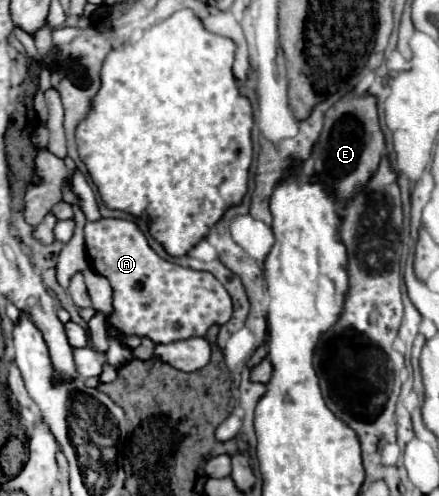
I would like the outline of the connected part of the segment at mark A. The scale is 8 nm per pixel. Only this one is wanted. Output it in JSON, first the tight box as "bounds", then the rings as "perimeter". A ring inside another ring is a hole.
{"bounds":[85,219,233,343],"perimeter":[[[99,219],[85,225],[85,245],[91,267],[105,275],[113,287],[113,315],[109,321],[125,335],[149,337],[153,343],[175,343],[181,339],[203,337],[211,325],[223,325],[231,319],[233,307],[227,289],[205,271],[185,269],[161,259],[147,243],[143,231],[125,219]]]}

